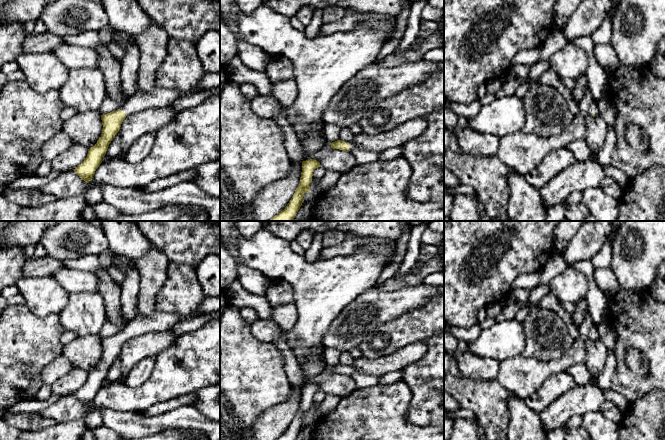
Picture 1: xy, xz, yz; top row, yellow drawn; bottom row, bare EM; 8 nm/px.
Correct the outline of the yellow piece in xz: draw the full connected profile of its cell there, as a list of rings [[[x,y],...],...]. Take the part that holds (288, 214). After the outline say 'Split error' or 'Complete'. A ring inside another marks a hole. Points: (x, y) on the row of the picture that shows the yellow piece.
[[[308,159],[302,162],[300,182],[295,190],[295,193],[285,209],[275,215],[269,221],[292,221],[295,218],[303,203],[303,195],[310,192],[310,183],[312,182],[313,172],[320,166],[320,163],[314,159]]]. Complete

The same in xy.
[[[177,89],[137,90],[120,109],[101,115],[103,125],[101,137],[93,147],[88,149],[87,157],[74,169],[74,172],[86,183],[89,183],[102,163],[109,144],[119,132],[121,124],[128,114],[169,106],[182,96],[183,93]]]. Split error

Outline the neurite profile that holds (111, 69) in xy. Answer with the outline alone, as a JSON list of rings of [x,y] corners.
[[[109,24],[99,30],[97,33],[101,44],[95,50],[99,56],[98,69],[105,79],[107,97],[116,101],[120,109],[129,97],[121,89],[121,65],[107,47],[107,44],[112,41],[113,32],[114,30]]]

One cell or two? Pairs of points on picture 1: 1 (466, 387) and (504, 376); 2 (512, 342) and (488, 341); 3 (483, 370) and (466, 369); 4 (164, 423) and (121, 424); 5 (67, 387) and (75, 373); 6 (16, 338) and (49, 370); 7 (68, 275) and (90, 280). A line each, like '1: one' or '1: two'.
1: two
2: one
3: one
4: one
5: one
6: two
7: one

